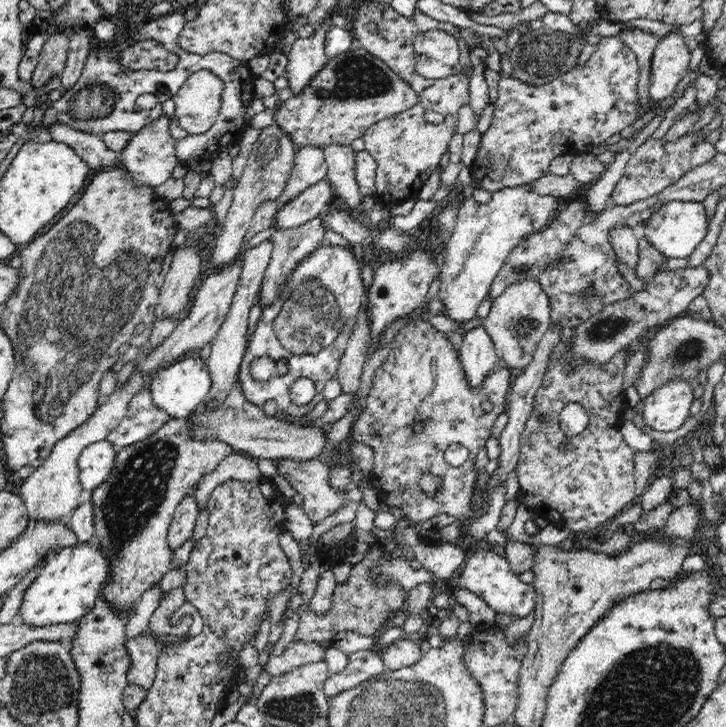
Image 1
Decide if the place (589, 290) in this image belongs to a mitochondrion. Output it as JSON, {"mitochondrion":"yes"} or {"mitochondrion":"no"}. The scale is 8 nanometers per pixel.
{"mitochondrion":"yes"}

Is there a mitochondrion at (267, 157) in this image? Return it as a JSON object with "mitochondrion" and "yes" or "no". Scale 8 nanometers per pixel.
{"mitochondrion":"yes"}

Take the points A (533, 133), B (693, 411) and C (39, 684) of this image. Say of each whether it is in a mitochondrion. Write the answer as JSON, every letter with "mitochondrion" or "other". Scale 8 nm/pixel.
{"A":"other","B":"other","C":"mitochondrion"}

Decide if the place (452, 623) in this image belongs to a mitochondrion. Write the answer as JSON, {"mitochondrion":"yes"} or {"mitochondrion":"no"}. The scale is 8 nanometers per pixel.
{"mitochondrion":"no"}

